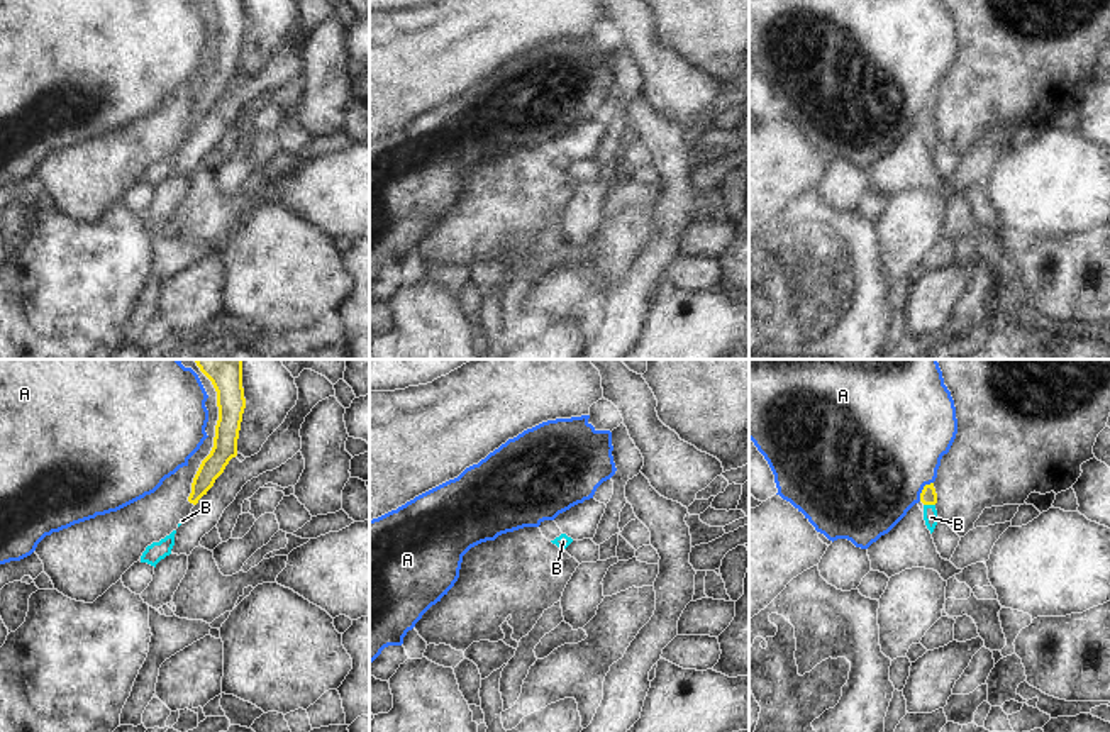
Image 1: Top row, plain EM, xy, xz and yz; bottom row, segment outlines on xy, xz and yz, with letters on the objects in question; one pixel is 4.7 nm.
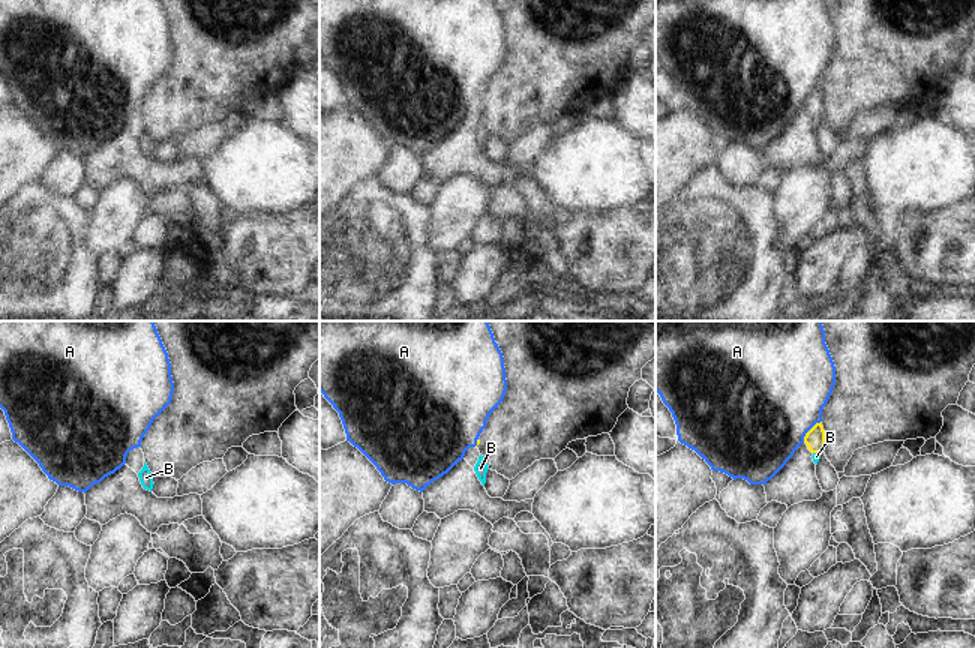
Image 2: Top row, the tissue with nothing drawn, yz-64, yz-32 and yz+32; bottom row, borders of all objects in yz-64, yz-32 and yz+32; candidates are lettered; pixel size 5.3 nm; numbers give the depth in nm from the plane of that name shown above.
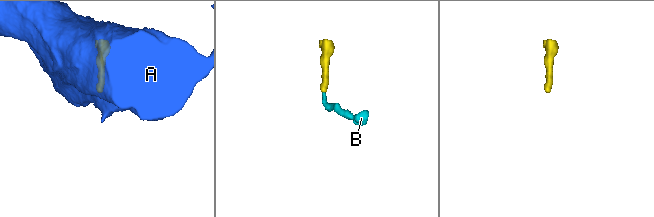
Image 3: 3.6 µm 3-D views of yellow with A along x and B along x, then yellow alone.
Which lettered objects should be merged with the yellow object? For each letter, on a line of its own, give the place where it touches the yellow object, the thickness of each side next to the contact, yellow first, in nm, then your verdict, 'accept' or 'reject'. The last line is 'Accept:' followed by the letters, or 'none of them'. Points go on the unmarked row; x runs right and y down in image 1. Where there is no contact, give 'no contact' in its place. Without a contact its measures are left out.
A: meets yellow in yz at (922, 110); 80 nm thick on the yellow side, 500 nm on the other; reject
B: meets yellow in yz at (929, 124); 80 nm thick on the yellow side, 70 nm on the other; accept
Accept: B

